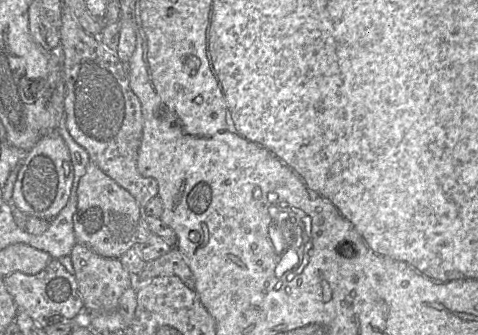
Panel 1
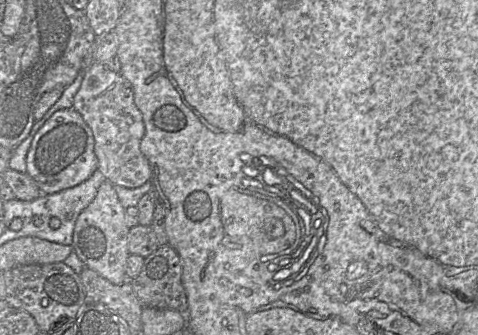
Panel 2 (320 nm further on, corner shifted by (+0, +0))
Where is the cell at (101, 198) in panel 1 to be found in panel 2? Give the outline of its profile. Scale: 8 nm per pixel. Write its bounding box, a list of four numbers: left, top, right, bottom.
[72,180,130,285]

